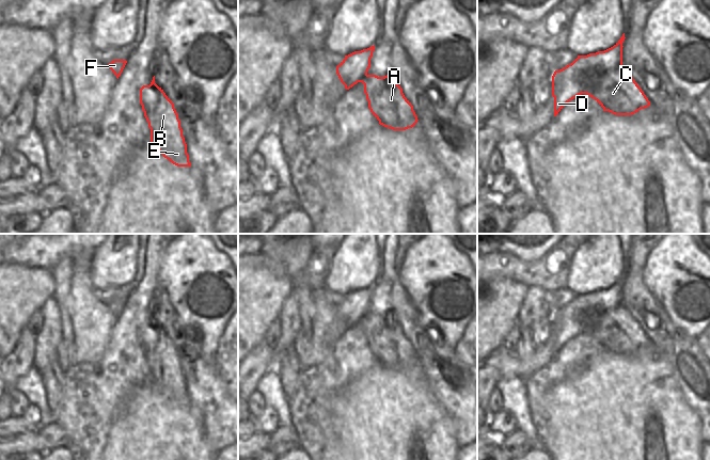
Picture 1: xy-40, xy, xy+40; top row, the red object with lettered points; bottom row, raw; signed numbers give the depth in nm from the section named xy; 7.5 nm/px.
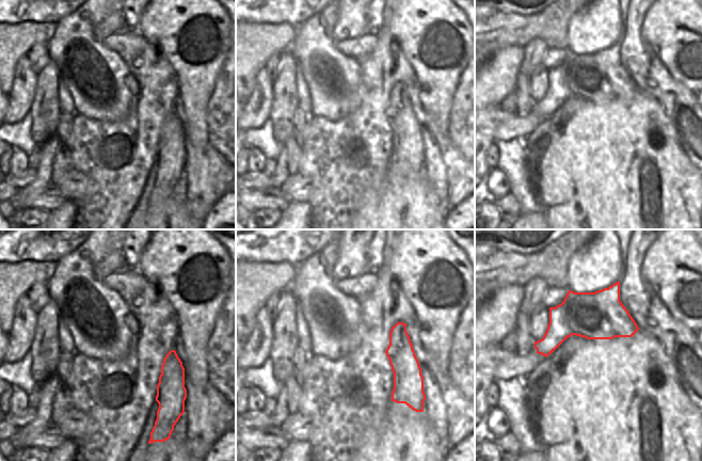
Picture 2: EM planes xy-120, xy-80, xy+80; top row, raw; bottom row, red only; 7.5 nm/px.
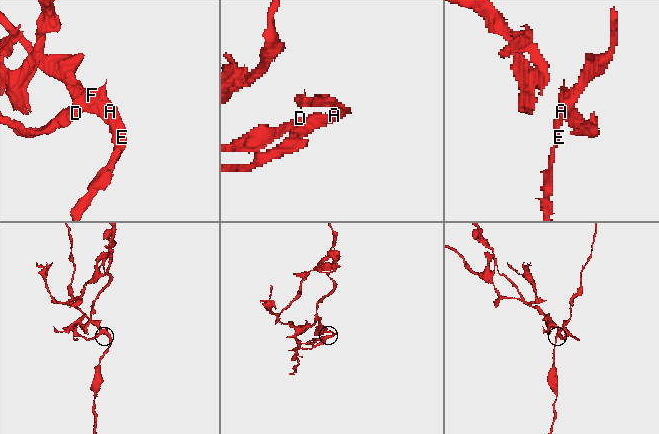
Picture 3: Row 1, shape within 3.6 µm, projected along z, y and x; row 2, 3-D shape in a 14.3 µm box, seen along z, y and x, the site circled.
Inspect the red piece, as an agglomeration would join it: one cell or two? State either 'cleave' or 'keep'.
cleave

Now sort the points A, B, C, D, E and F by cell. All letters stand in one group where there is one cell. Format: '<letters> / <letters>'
A B C E / D F

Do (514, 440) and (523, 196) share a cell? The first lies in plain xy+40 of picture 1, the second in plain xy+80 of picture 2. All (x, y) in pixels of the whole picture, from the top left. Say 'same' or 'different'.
different

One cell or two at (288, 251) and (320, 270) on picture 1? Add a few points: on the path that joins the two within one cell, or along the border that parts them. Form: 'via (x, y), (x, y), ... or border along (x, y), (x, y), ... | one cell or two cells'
border along (313, 250), (300, 274), (300, 280), (308, 287) | two cells

